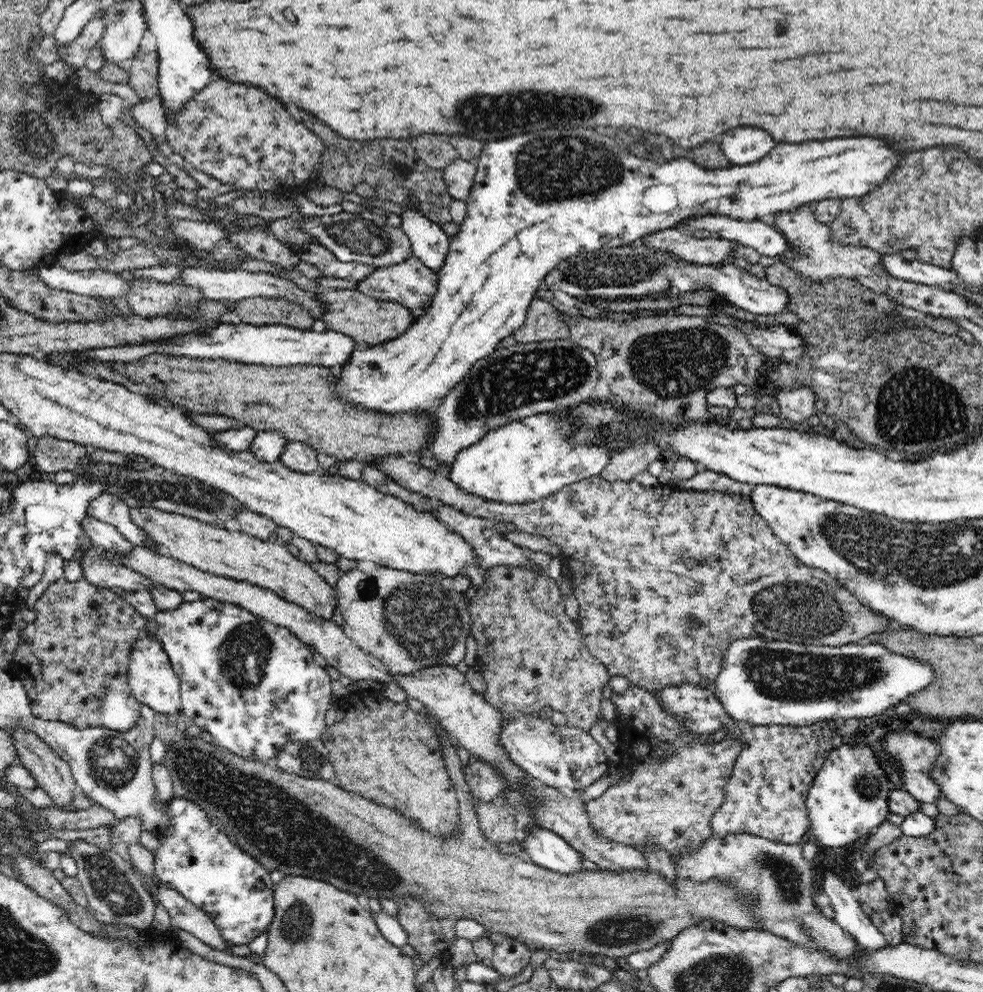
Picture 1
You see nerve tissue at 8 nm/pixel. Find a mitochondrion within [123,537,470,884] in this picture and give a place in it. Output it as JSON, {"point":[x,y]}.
{"point":[423,621]}

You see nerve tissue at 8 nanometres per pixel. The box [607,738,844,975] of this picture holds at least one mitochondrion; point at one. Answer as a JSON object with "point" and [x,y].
{"point":[788,877]}

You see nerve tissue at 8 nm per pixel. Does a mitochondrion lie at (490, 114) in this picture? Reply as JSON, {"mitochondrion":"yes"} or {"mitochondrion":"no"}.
{"mitochondrion":"yes"}

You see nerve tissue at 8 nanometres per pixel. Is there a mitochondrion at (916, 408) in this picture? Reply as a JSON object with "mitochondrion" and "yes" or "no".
{"mitochondrion":"yes"}

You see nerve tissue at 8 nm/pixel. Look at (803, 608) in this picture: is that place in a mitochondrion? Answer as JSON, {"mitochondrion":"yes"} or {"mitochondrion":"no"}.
{"mitochondrion":"yes"}

